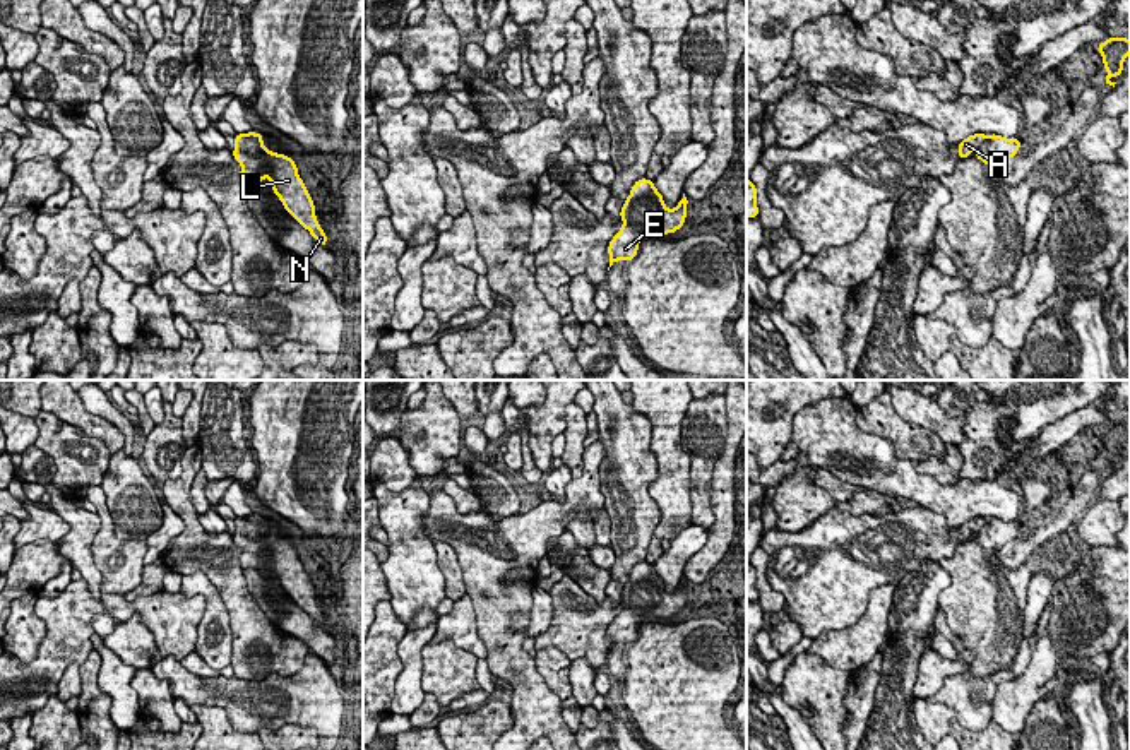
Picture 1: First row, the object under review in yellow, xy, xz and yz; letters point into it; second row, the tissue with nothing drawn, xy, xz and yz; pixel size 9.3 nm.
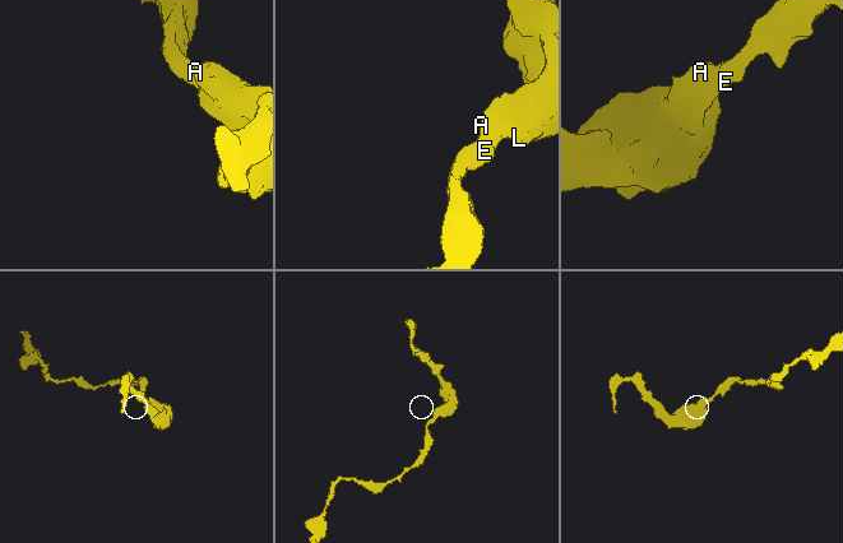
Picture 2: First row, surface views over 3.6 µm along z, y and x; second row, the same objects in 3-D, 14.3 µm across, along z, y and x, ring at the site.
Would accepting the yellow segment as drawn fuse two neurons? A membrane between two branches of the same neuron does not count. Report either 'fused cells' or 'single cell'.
single cell

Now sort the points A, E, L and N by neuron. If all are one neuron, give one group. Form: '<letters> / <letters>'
A E L N

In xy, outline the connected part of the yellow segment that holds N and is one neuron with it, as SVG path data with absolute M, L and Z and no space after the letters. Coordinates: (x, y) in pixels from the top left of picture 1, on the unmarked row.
M236 517L233 541L241 548L241 570L259 570L262 562L271 563L271 572L282 586L284 592L324 630L327 620L318 610L315 587L298 558L296 546L284 538L271 536L264 526L264 517Z

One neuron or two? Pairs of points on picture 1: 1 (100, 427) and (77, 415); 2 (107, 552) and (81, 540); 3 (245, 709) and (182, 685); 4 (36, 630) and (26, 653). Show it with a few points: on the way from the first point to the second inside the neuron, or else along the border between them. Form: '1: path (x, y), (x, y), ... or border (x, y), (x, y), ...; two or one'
1: path (95, 427), (83, 420); one
2: border (96, 512), (100, 529), (91, 559), (101, 584); two
3: path (230, 694), (197, 690); one
4: path (31, 636), (26, 641), (26, 648); one

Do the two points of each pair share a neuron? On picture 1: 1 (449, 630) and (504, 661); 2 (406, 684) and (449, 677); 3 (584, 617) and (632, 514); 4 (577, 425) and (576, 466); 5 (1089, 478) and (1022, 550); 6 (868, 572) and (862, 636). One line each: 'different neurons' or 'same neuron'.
1: different neurons
2: different neurons
3: different neurons
4: same neuron
5: same neuron
6: different neurons

